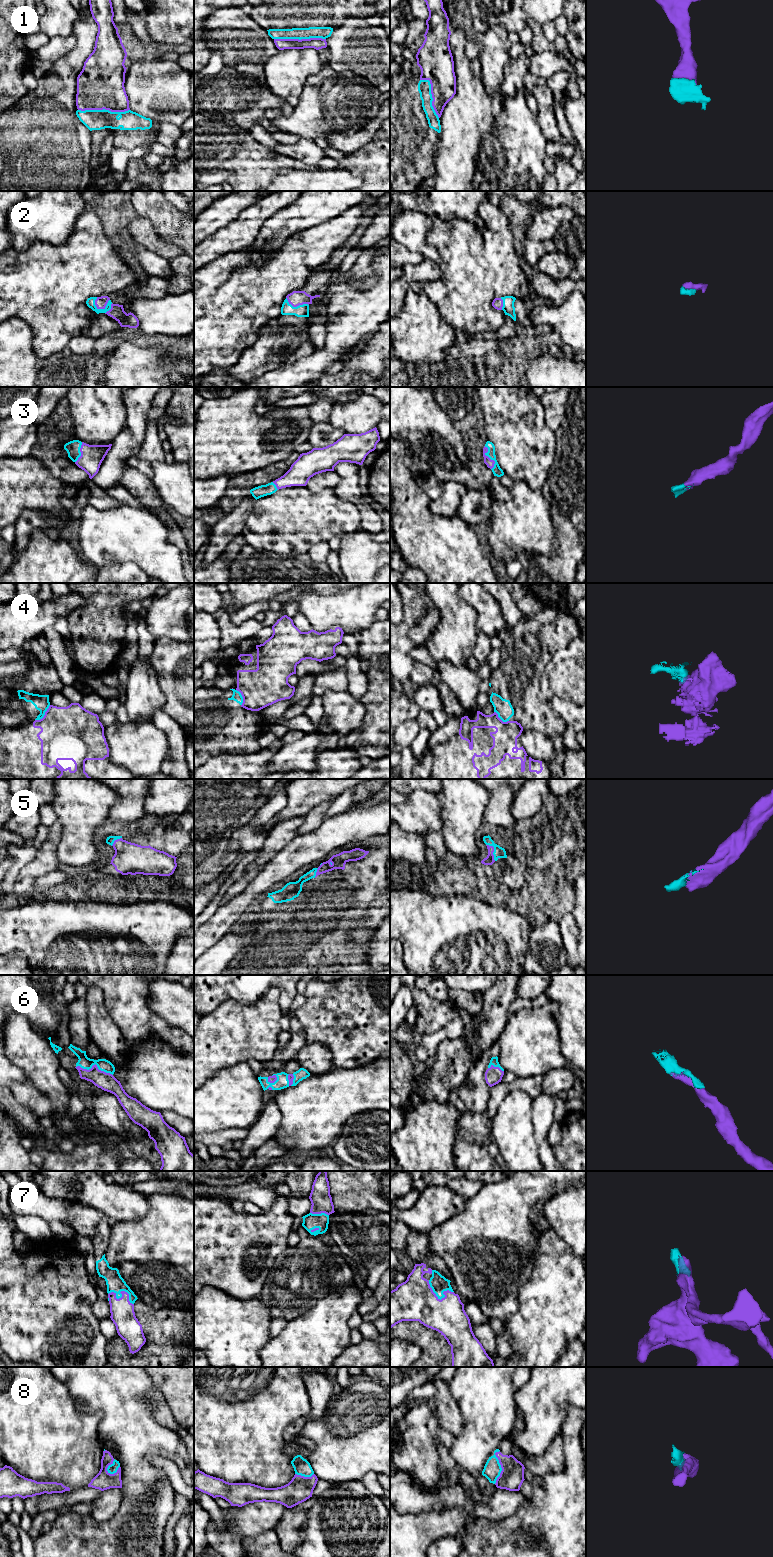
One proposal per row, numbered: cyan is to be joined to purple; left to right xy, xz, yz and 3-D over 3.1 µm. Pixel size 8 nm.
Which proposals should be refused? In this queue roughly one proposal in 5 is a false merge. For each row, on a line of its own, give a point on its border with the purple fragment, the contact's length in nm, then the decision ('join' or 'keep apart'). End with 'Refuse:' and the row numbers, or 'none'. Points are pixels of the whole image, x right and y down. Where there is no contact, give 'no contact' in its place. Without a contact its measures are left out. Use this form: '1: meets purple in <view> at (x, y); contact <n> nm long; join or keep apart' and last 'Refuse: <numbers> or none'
1: meets purple in xy at (104, 108); contact 420 nm long; join
2: meets purple in xy at (103, 308); contact 130 nm long; join
3: meets purple in yz at (488, 457); contact 200 nm long; join
4: meets purple in xy at (44, 715); contact 180 nm long; keep apart
5: meets purple in yz at (493, 850); contact 150 nm long; join
6: meets purple in xy at (95, 1064); contact 300 nm long; join
7: meets purple in xy at (120, 1292); contact 220 nm long; join
8: meets purple in yz at (501, 1466); contact 280 nm long; join
Refuse: 4

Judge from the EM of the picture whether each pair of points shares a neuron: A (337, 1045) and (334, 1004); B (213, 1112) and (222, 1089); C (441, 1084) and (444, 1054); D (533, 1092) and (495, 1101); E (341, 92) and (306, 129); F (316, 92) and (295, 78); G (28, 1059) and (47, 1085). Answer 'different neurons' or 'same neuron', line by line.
A: same neuron
B: same neuron
C: same neuron
D: same neuron
E: same neuron
F: different neurons
G: same neuron

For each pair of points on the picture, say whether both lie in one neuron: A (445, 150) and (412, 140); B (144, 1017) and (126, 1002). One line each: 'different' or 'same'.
A: different
B: same

